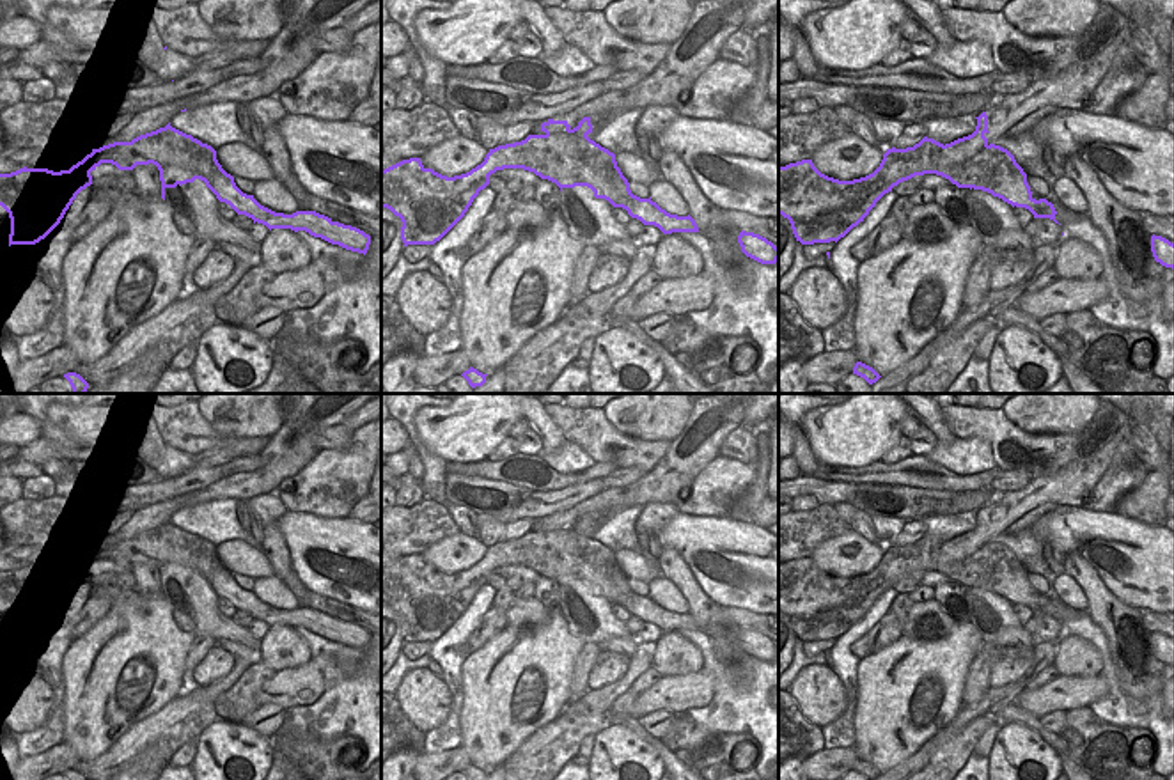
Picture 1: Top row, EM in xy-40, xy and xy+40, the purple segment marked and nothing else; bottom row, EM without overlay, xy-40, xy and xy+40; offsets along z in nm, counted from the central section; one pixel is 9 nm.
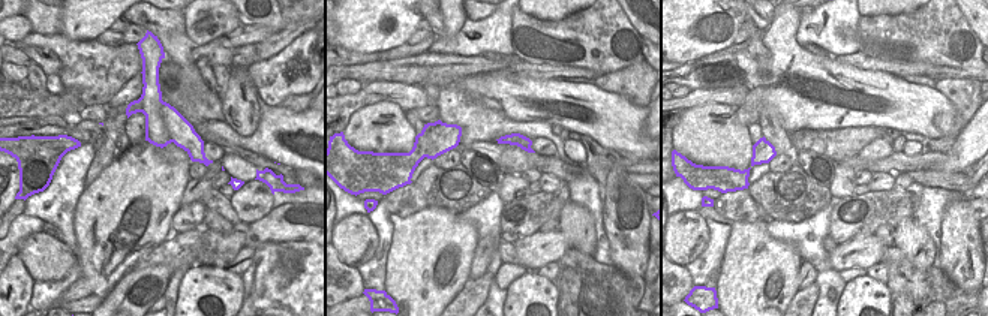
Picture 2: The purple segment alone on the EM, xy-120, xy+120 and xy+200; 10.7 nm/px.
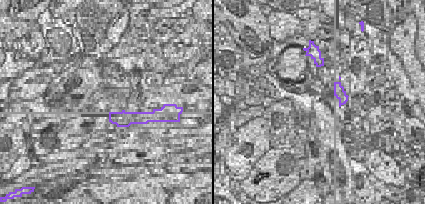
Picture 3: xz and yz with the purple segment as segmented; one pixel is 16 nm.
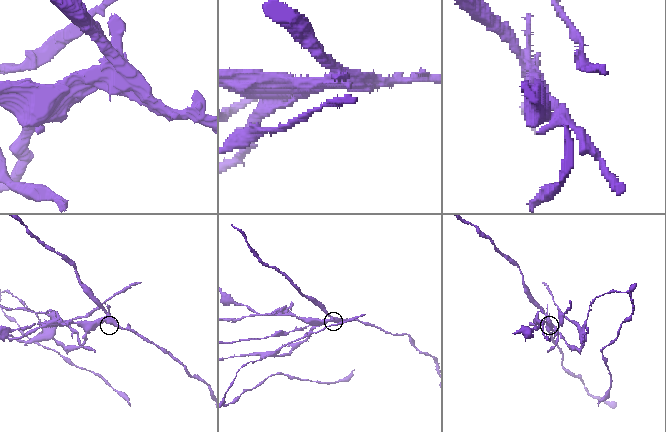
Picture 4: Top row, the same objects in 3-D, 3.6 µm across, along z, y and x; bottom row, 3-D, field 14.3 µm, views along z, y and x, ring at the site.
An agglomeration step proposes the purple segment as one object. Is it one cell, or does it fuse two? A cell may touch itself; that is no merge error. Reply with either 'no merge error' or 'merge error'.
merge error

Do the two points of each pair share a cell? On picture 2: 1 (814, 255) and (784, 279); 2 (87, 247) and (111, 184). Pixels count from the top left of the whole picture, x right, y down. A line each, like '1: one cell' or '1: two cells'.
1: two cells
2: one cell

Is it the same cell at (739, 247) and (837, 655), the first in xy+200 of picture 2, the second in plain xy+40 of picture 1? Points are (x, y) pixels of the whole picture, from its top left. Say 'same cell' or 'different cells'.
different cells

